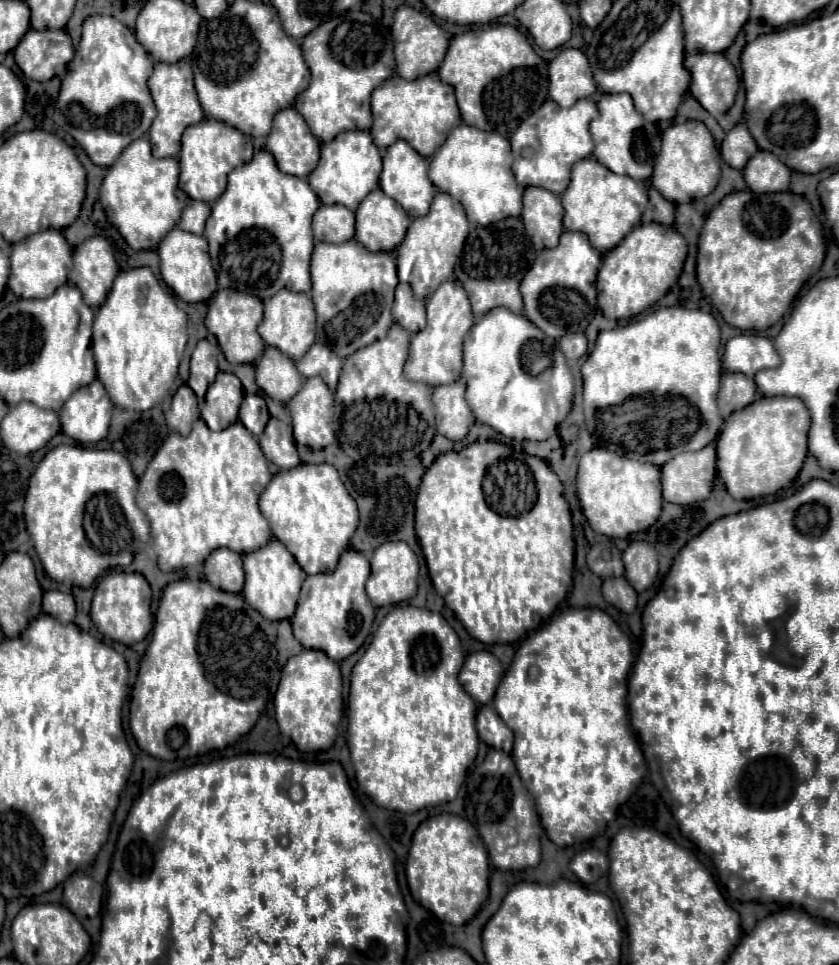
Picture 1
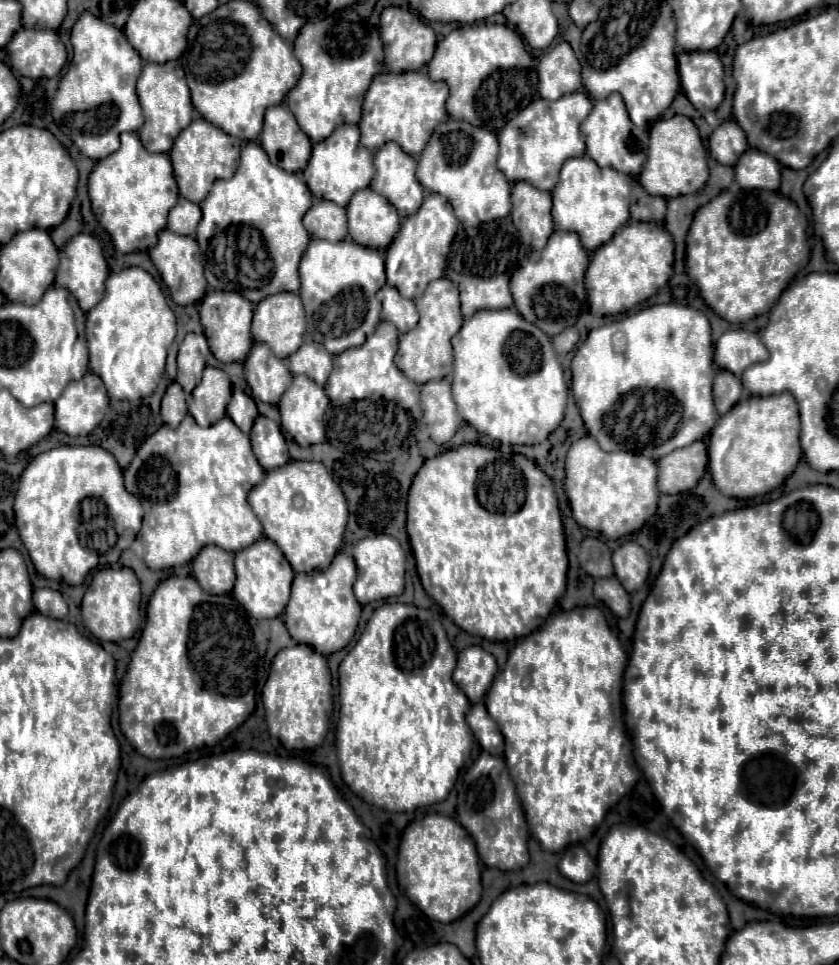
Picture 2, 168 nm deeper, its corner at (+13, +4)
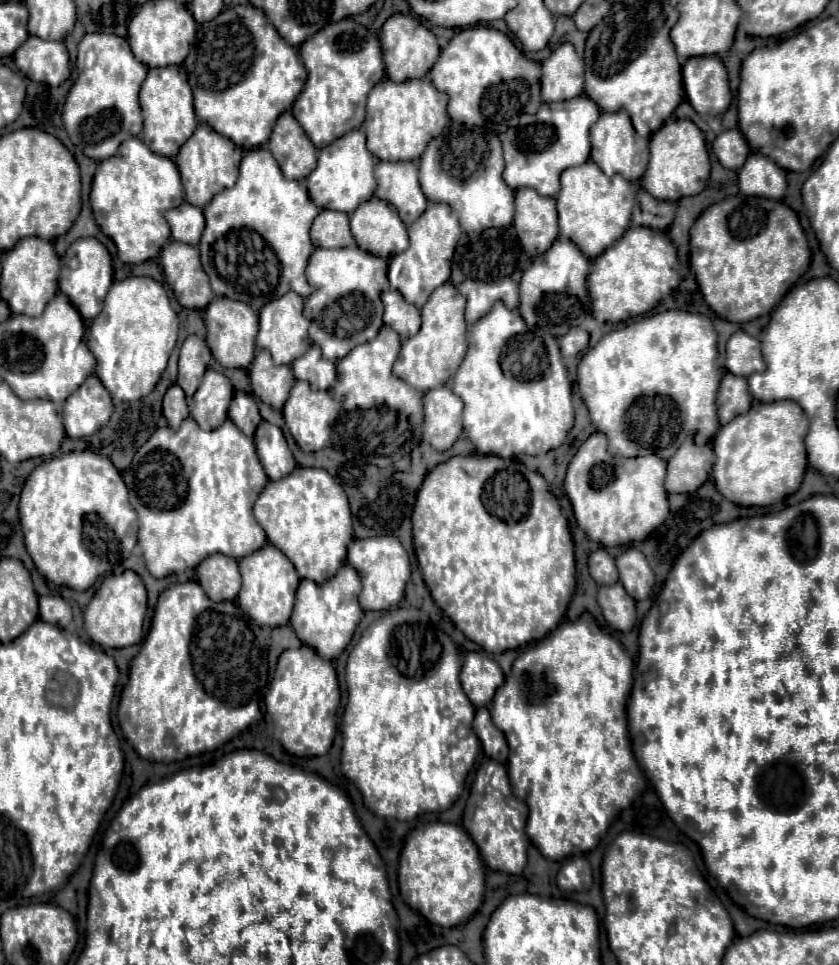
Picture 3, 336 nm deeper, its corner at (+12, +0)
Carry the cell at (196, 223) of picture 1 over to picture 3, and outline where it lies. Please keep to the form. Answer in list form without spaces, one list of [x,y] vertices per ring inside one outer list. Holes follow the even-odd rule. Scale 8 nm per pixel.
[[[182,202],[178,208],[166,212],[166,220],[172,228],[172,240],[198,246],[200,234],[204,230],[204,214],[198,206]]]

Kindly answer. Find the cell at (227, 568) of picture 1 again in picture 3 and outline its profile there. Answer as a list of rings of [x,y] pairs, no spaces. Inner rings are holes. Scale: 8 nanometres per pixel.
[[[214,554],[202,560],[202,564],[196,568],[196,574],[210,600],[236,600],[242,586],[238,560]]]

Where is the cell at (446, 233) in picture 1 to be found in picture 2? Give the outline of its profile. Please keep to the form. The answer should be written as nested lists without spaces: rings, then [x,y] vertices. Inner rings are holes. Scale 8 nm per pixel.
[[[427,194],[421,208],[401,222],[401,230],[393,238],[393,244],[389,244],[387,248],[387,284],[397,288],[405,298],[419,298],[429,282],[443,276],[445,264],[451,254],[451,242],[457,234],[457,226],[459,222],[453,214],[449,200],[445,200],[445,196],[441,194]]]

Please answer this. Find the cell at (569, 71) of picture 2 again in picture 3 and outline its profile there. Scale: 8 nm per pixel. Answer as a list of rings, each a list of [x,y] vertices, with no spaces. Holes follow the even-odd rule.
[[[566,42],[542,62],[542,98],[560,102],[580,94],[584,94],[584,62]]]

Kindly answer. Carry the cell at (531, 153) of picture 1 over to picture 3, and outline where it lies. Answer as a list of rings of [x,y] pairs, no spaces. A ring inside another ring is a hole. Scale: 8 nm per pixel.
[[[576,96],[558,104],[542,104],[536,114],[522,114],[514,132],[501,134],[506,170],[503,179],[514,190],[534,188],[542,196],[556,196],[560,174],[566,168],[580,166],[590,156],[590,128],[598,120],[600,108],[588,96]]]

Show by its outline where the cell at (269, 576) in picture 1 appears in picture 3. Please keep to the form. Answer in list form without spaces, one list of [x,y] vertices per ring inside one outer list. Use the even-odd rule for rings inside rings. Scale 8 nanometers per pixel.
[[[272,544],[260,548],[258,552],[244,556],[240,560],[242,574],[242,590],[238,594],[238,606],[260,626],[286,626],[294,608],[296,588],[300,584],[300,576],[296,574],[294,564]]]

